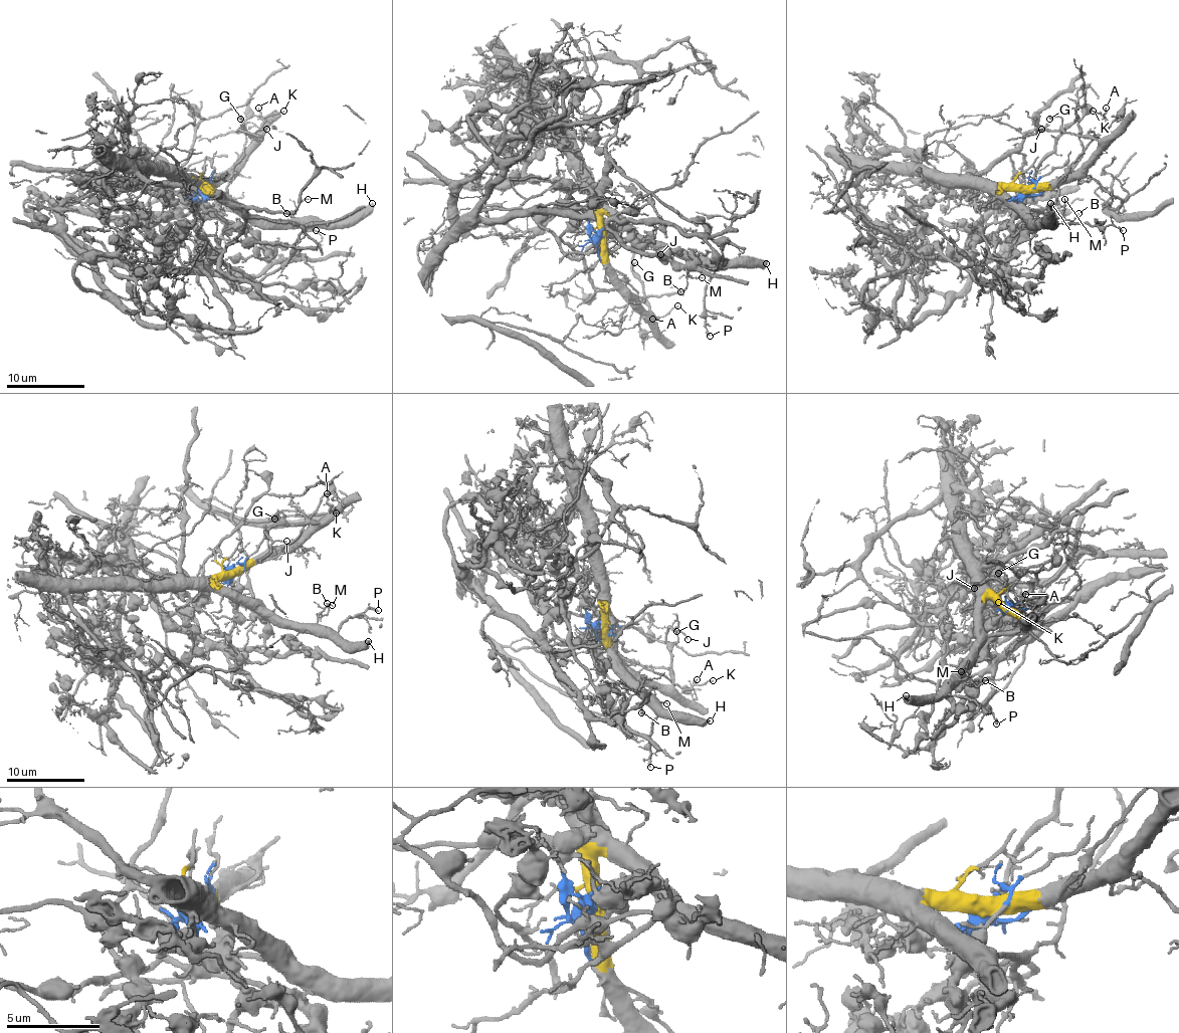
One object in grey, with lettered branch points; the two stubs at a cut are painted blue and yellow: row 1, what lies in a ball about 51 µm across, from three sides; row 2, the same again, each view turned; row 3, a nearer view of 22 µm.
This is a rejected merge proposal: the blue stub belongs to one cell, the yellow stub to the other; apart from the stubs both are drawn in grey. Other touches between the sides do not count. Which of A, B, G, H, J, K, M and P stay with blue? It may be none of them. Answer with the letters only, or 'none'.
none

